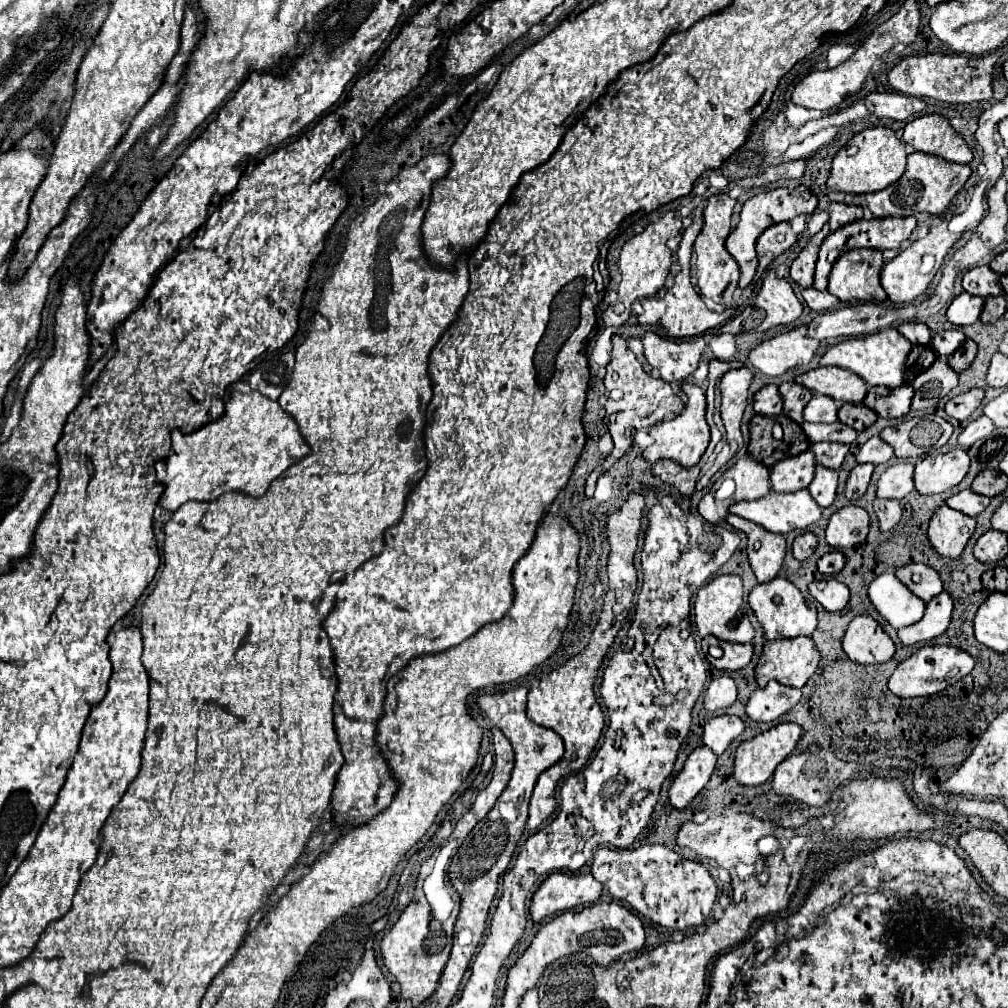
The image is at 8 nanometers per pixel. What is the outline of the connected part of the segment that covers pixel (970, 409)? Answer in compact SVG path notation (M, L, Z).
M973 388L965 394L959 394L959 396L953 396L947 404L945 404L945 412L947 416L951 418L957 418L957 420L967 420L981 404L985 396L985 390L979 390L979 388Z

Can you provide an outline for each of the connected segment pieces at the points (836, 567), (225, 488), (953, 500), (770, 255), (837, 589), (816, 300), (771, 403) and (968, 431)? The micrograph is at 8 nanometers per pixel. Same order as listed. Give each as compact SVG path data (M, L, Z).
M833 550L833 552L825 554L825 556L817 562L817 568L819 568L821 574L837 574L839 570L843 570L845 560L847 560L847 558L845 558L841 552Z
M233 392L219 420L191 434L173 430L171 440L173 452L155 462L157 482L165 486L159 506L167 512L175 512L189 500L213 502L231 490L259 498L281 472L311 452L295 420L261 392Z
M963 490L963 492L957 492L951 498L947 498L947 506L963 512L967 516L977 516L979 512L983 512L989 506L989 498L985 498L981 494L973 494L971 490Z
M789 222L769 226L757 238L757 256L759 256L759 272L763 272L781 252L791 248L797 240L797 234L791 230Z
M837 580L811 582L809 592L827 612L839 612L849 602L849 588Z
M805 288L803 298L805 298L807 306L811 310L817 310L817 312L825 312L825 310L831 310L831 308L839 306L837 298L833 298L829 292L819 292L815 288Z
M775 384L763 386L755 396L753 396L753 408L757 414L765 416L777 416L783 410L783 400Z
M979 416L975 420L971 420L965 430L959 434L959 446L961 448L969 448L973 442L977 440L985 440L991 432L995 430L993 422L987 416Z

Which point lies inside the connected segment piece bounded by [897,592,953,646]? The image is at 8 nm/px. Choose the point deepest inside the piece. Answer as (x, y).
(937, 616)

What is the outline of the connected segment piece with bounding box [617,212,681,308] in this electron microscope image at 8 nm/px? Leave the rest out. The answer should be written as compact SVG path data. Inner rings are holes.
M667 212L659 222L649 224L641 234L635 234L633 238L629 238L619 254L617 266L623 274L623 280L619 284L619 300L629 308L633 300L641 300L647 296L653 296L659 292L659 288L663 288L665 284L665 276L669 274L671 268L671 250L667 248L667 240L671 236L677 236L677 232L681 230L681 218L673 220L671 212ZM675 224L675 226L673 226Z

